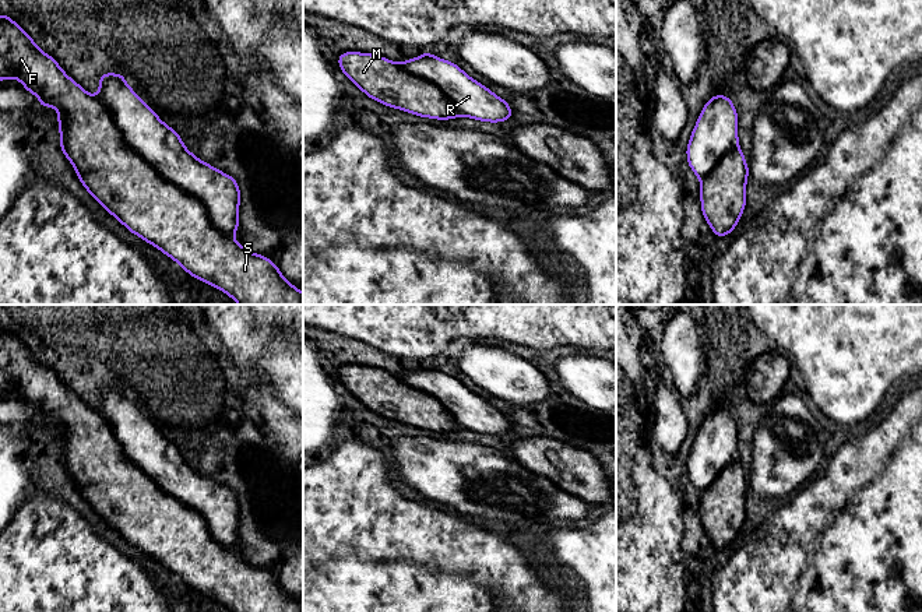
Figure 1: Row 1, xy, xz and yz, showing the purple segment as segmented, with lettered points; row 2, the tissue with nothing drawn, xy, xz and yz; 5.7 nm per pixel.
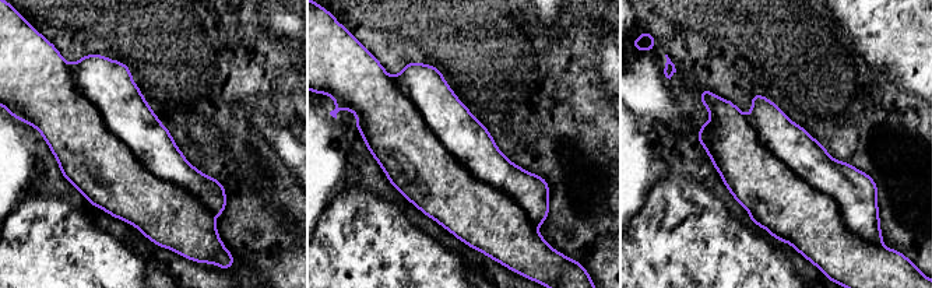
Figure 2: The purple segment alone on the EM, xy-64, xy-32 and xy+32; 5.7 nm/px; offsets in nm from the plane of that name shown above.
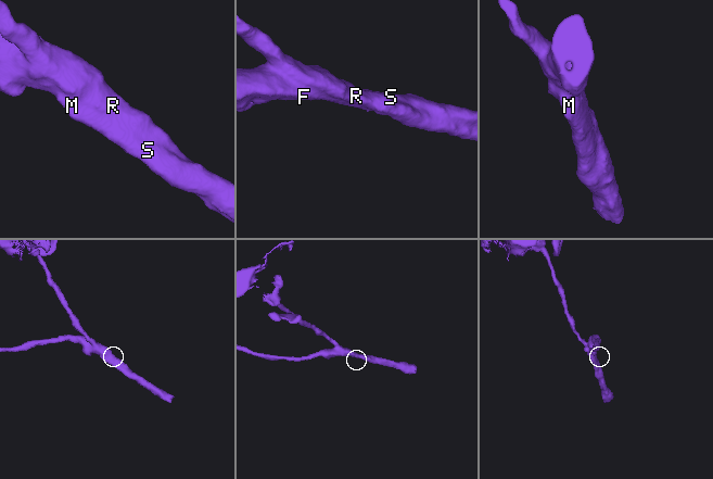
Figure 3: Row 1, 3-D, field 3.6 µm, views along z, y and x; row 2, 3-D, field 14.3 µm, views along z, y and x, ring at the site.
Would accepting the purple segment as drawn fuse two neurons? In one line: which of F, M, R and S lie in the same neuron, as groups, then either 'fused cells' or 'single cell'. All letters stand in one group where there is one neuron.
F M S / R | fused cells

